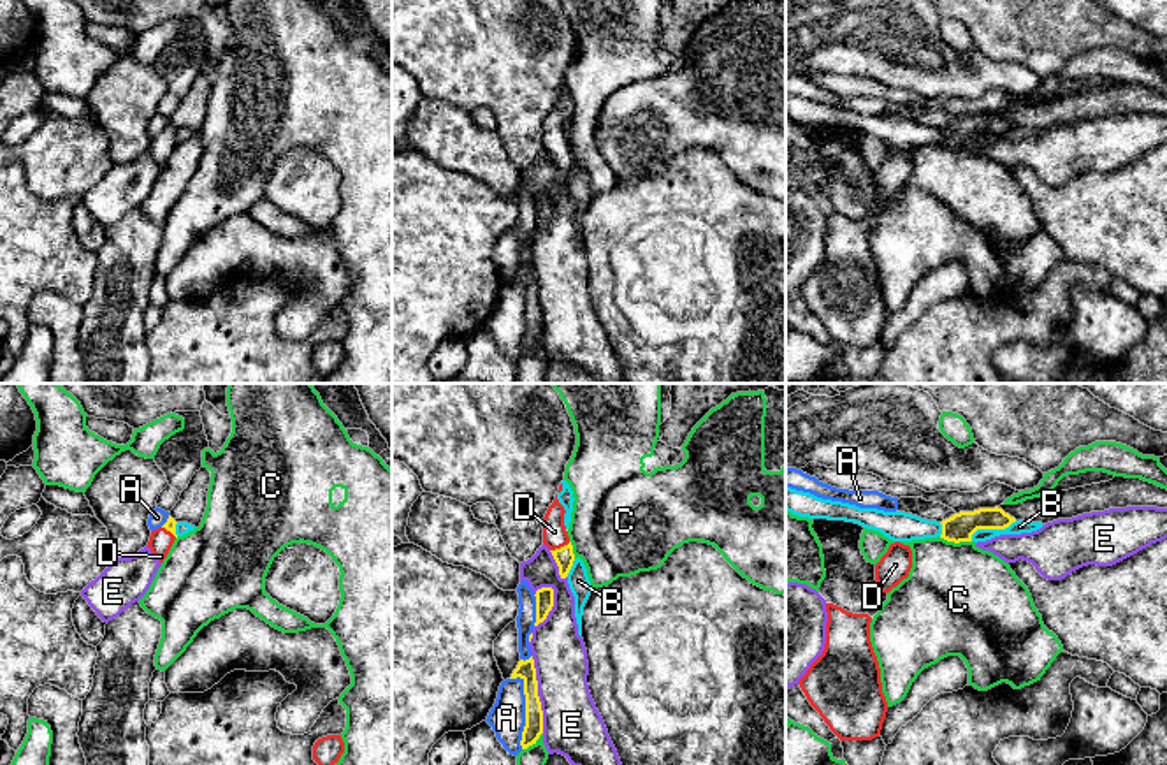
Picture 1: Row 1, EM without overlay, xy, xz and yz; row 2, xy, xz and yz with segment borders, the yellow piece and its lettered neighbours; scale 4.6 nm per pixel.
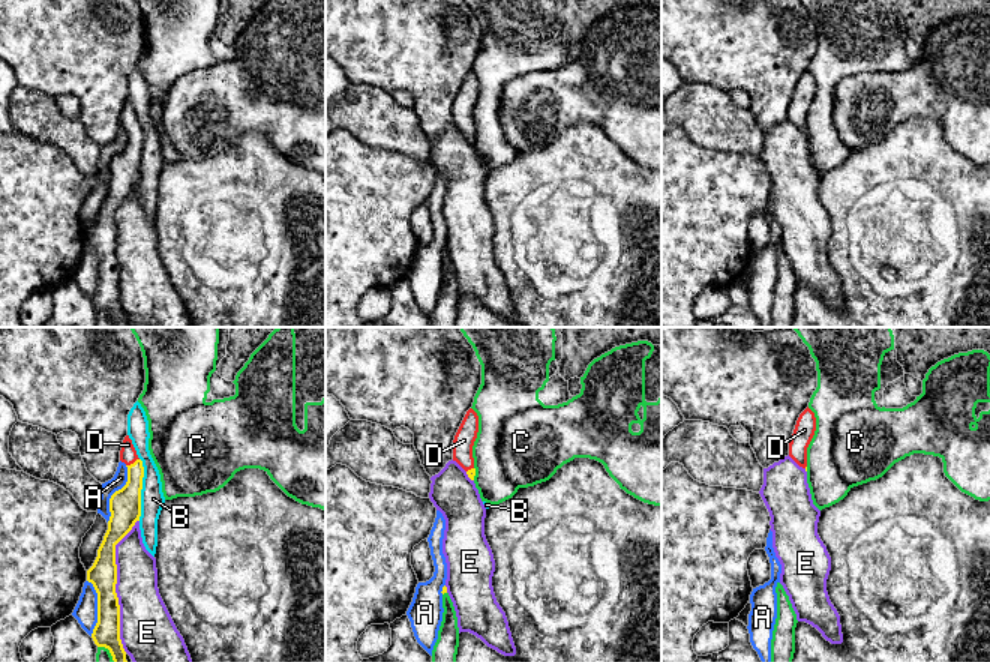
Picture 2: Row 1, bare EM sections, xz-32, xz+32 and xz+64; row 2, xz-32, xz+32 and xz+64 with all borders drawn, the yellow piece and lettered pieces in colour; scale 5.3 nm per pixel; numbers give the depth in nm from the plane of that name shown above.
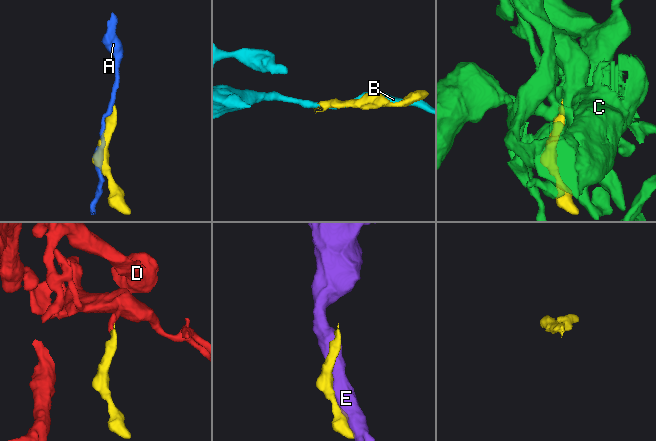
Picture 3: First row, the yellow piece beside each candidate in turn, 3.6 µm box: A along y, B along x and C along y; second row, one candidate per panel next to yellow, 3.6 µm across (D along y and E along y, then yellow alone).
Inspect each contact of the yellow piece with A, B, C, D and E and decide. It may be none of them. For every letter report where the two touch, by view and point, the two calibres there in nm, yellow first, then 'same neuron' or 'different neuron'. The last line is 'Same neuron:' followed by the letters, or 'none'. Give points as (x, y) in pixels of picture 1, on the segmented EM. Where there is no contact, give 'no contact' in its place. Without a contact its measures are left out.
A: contact xz (526, 713); calibres 90 and 160 nm; different neuron
B: contact yz (992, 528); calibres 130 and 60 nm; different neuron
C: contact yz (955, 542); calibres 130 and 480 nm; different neuron
D: contact xz (561, 547); calibres 90 and 110 nm; same neuron
E: contact xz (536, 695); calibres 90 and 280 nm; different neuron
Same neuron: D

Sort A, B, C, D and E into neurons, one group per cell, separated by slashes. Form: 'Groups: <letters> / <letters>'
Groups: A / B / C / D / E

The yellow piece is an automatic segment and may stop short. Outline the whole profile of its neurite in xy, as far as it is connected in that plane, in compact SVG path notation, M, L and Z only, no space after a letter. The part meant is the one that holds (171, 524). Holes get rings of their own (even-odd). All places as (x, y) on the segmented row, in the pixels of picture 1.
M169 515L167 522L162 528L151 531L148 547L151 549L151 552L156 556L160 563L163 563L174 540L178 538L176 524L178 522Z

